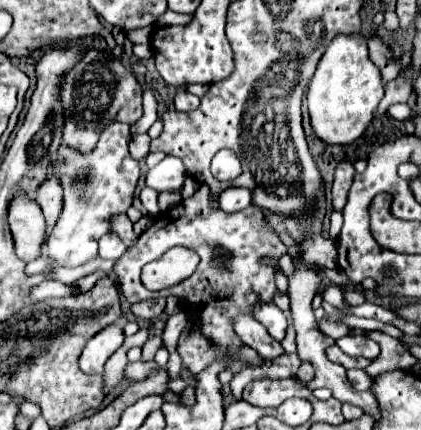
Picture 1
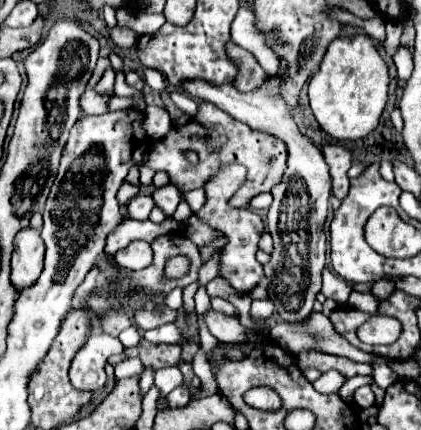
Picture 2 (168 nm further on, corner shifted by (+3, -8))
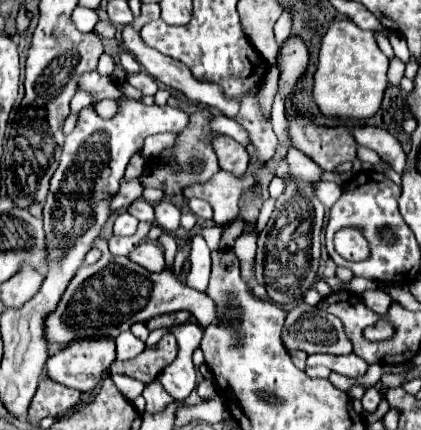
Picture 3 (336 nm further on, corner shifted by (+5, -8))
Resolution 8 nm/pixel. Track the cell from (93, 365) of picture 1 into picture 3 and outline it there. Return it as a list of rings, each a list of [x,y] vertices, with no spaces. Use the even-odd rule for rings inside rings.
[[[100,338],[100,340],[82,340],[82,342],[72,342],[64,348],[60,348],[56,354],[52,354],[48,360],[46,360],[46,368],[44,368],[44,374],[66,386],[66,388],[74,388],[74,390],[80,390],[80,392],[86,392],[86,390],[94,390],[96,384],[102,380],[102,374],[104,370],[114,362],[116,358],[116,344],[114,340],[108,340],[108,338]]]

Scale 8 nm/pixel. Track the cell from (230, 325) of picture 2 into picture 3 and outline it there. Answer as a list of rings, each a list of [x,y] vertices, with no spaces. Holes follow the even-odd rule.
[[[108,242],[100,246],[104,252],[102,258],[96,264],[82,266],[76,272],[56,310],[44,318],[44,340],[50,346],[66,346],[70,342],[90,338],[116,338],[120,332],[130,330],[136,322],[146,322],[154,316],[180,310],[188,310],[204,328],[216,322],[216,306],[212,300],[204,292],[186,286],[174,274],[172,260],[168,260],[168,268],[162,274],[152,274],[126,256],[112,256]]]

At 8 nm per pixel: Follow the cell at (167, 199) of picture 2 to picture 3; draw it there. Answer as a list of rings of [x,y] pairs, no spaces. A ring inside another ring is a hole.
[[[162,200],[154,206],[156,210],[156,224],[166,230],[166,232],[176,232],[180,228],[180,210],[168,202],[168,200]]]

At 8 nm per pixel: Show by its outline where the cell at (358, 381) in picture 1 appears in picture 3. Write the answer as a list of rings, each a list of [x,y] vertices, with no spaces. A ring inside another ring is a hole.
[[[368,388],[368,390],[366,390],[366,394],[362,396],[362,406],[364,406],[364,410],[366,410],[366,412],[374,412],[374,410],[378,408],[380,400],[382,400],[380,392],[378,392],[376,388]]]

